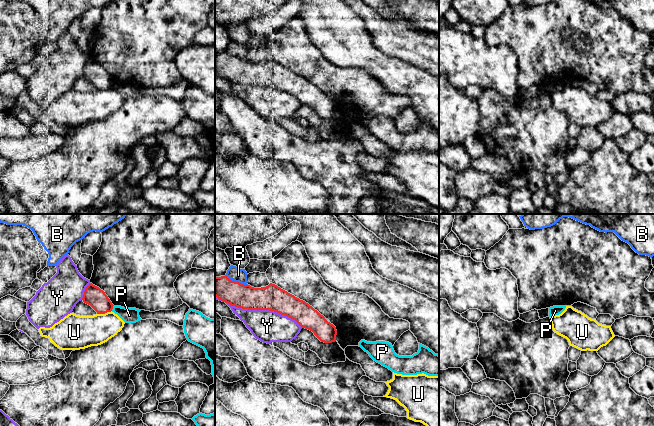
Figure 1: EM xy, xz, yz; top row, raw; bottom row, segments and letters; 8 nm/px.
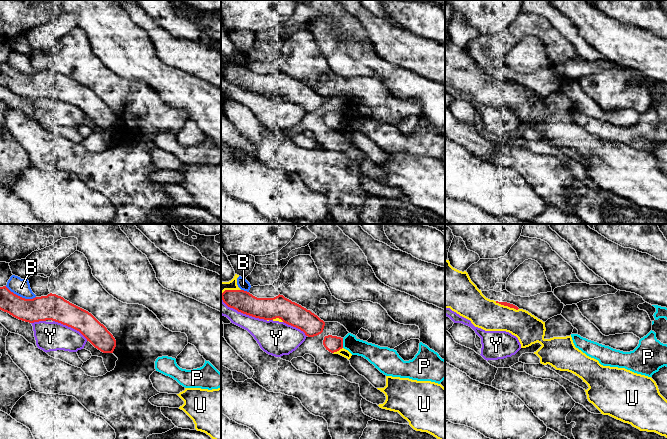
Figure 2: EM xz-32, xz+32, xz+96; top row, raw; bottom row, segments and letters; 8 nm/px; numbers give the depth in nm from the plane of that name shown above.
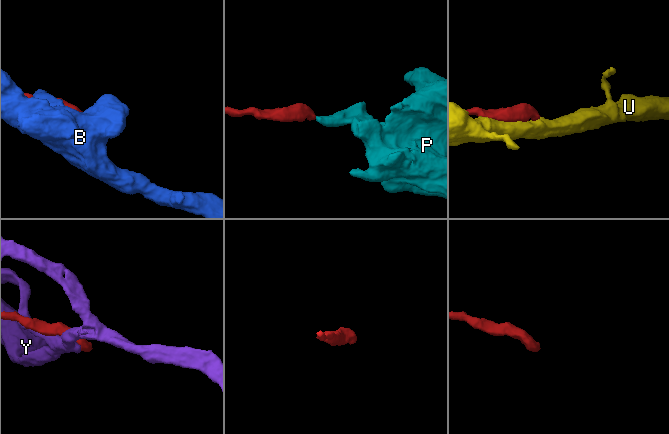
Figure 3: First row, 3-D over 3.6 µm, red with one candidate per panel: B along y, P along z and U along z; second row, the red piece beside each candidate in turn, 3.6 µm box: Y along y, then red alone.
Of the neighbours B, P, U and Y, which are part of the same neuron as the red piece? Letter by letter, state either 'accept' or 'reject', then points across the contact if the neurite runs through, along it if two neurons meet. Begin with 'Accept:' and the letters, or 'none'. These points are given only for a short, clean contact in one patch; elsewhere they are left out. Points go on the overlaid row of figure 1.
Accept: none
B: reject; border along xz (225, 275), (232, 280), (247, 285)
P: reject; border along xy (113, 305), (111, 310)
U: reject
Y: reject

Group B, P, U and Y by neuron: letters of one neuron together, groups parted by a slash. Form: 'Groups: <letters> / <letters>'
Groups: B / P / U / Y

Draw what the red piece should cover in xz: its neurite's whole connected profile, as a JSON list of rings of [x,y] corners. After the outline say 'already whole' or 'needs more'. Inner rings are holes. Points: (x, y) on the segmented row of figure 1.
[[[226,275],[215,277],[215,296],[231,306],[248,310],[270,310],[295,320],[324,343],[336,341],[336,327],[312,306],[275,284],[254,288],[232,281]]]; already whole

